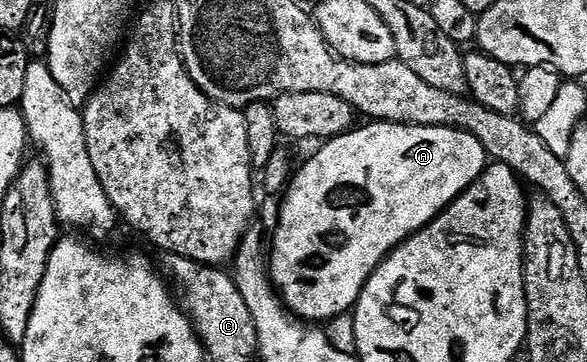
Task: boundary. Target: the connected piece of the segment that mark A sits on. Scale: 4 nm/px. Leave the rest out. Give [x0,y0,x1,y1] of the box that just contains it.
[268,121,487,323]

